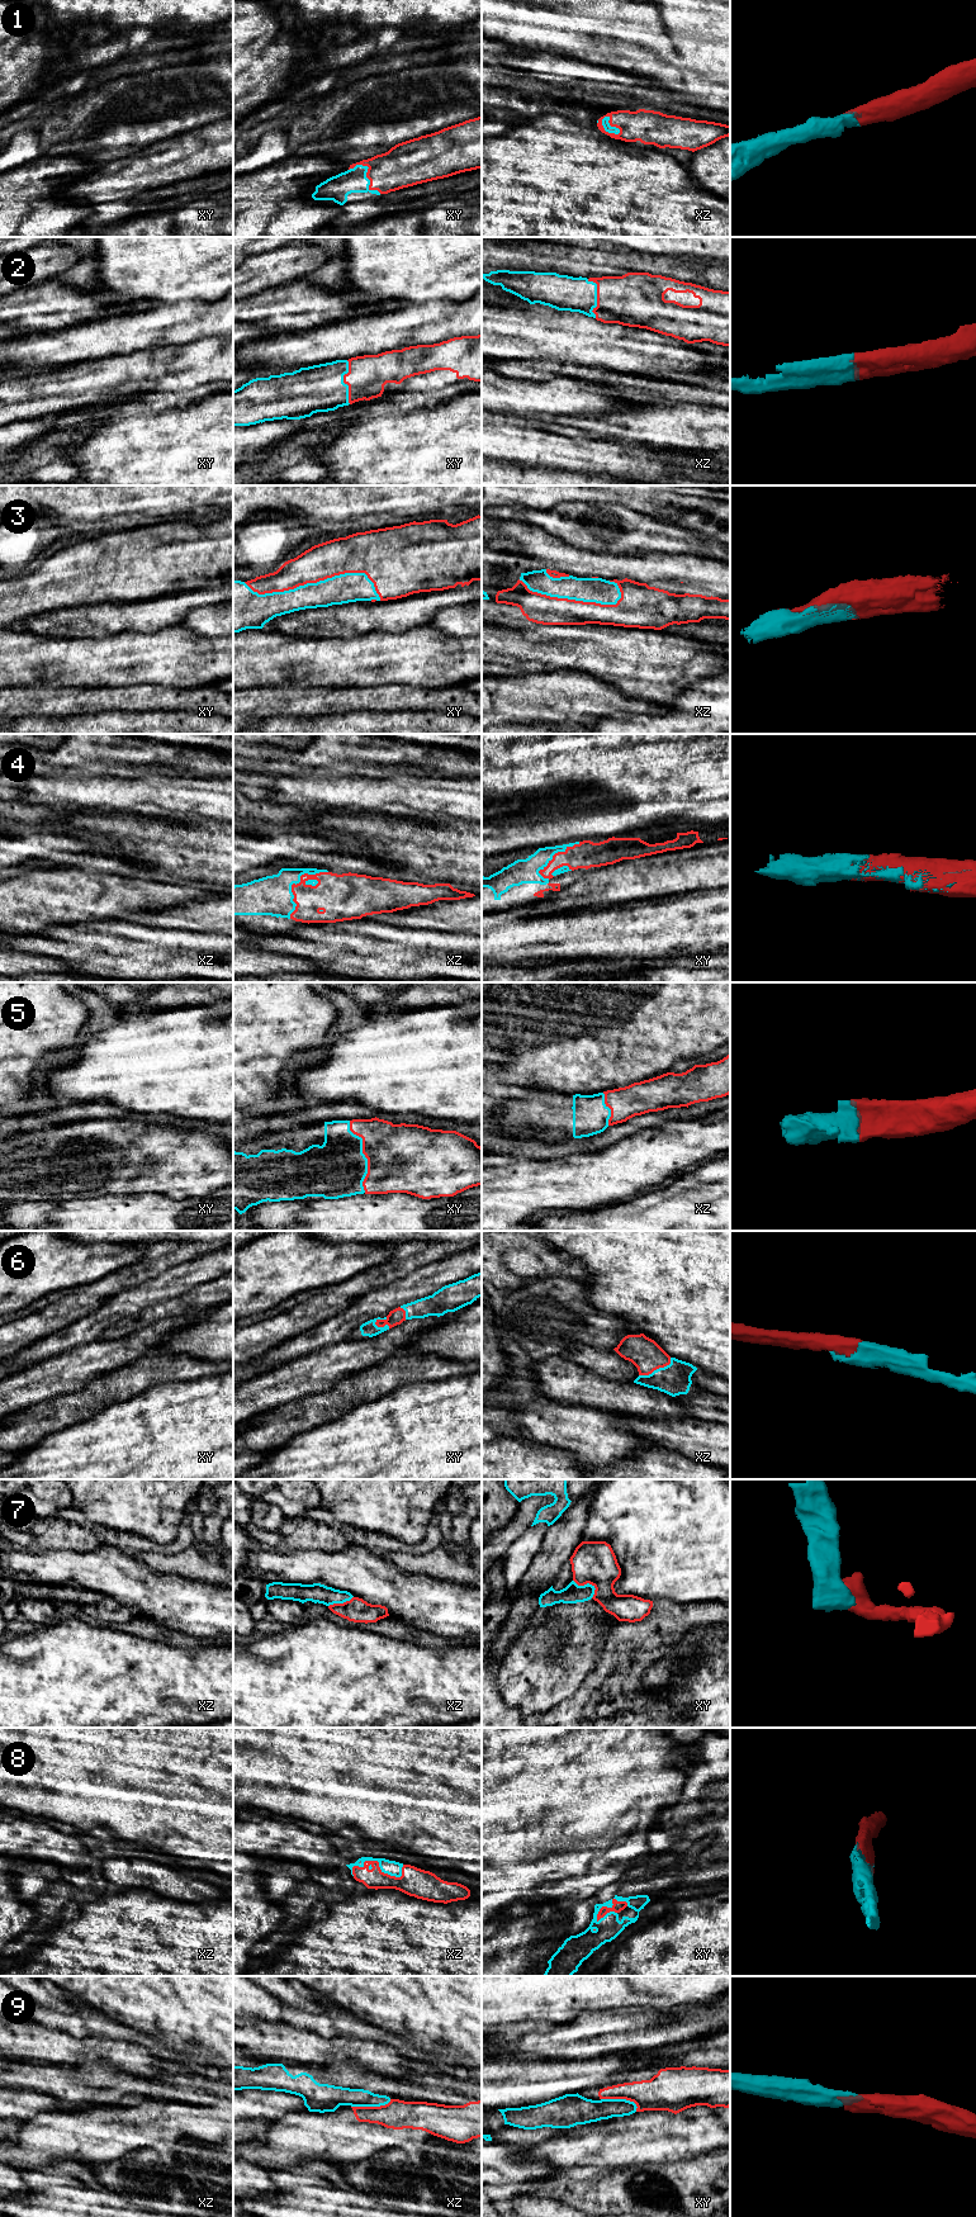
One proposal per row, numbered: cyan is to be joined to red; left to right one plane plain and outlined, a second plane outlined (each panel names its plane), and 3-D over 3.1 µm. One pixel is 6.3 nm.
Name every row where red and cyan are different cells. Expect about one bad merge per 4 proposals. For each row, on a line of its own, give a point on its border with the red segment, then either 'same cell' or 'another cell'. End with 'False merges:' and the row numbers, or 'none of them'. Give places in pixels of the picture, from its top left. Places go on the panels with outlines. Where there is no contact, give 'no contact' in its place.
1: xy (366, 174) | same cell
2: xy (344, 382) | same cell
3: xy (317, 581) | same cell
4: xz (294, 884) | same cell
5: xy (364, 1154) | same cell
6: xz (657, 1368) | same cell
7: xy (588, 1582) | another cell
8: xz (378, 1863) | same cell
9: xy (620, 2098) | another cell
False merges: 7, 9

